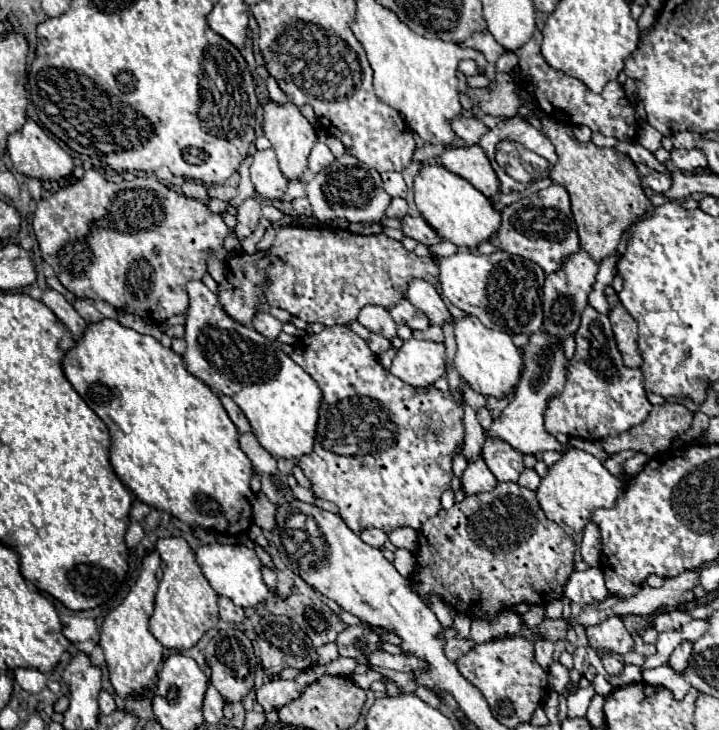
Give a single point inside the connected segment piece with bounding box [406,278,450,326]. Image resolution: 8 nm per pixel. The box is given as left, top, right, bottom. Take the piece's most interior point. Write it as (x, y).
(421, 293)

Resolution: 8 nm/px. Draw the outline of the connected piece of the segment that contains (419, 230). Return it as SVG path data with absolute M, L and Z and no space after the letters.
M404 216L402 218L402 232L408 236L408 238L414 238L416 242L420 244L426 244L426 246L432 246L432 244L438 244L442 242L442 238L428 226L428 222L420 216Z

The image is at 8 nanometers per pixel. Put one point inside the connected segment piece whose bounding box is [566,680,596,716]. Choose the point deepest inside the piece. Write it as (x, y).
(578, 702)

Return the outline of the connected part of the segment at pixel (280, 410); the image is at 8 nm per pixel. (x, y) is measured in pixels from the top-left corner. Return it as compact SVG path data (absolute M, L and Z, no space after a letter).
M188 282L188 294L186 352L182 354L188 372L212 392L230 396L248 418L262 448L274 458L300 458L312 452L322 398L318 384L282 352L276 340L266 340L252 326L238 324L226 316L218 296L202 282Z

